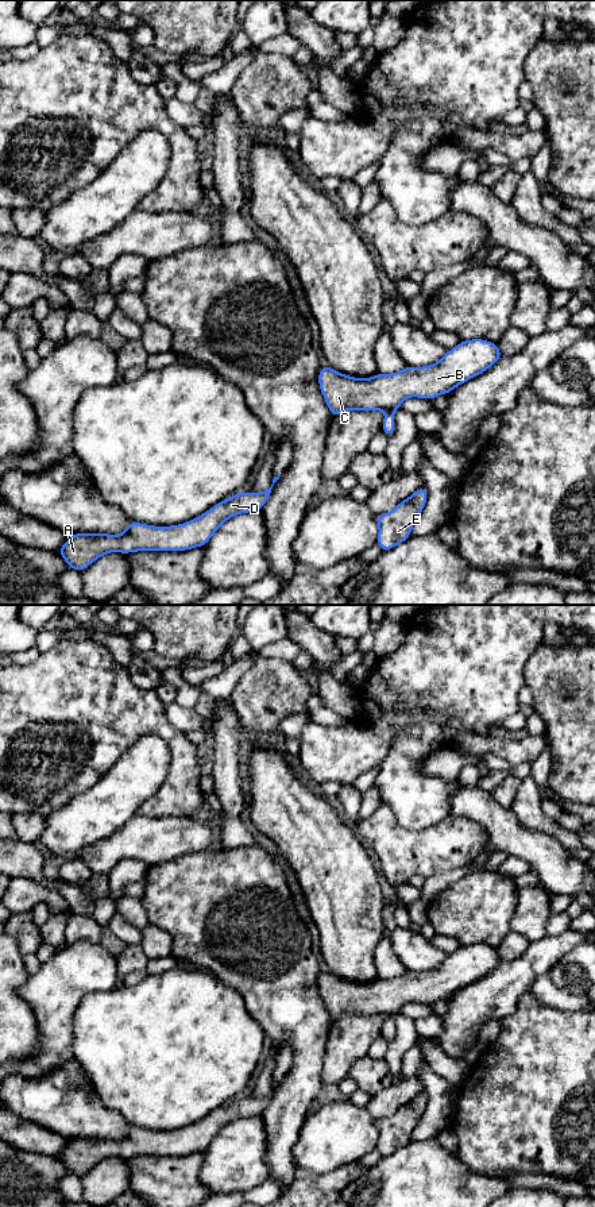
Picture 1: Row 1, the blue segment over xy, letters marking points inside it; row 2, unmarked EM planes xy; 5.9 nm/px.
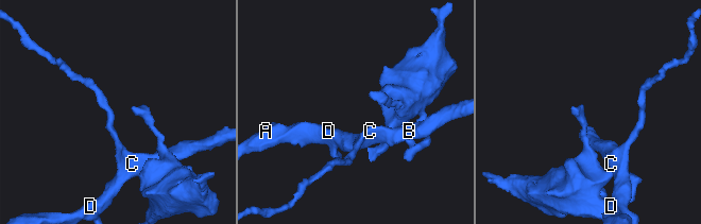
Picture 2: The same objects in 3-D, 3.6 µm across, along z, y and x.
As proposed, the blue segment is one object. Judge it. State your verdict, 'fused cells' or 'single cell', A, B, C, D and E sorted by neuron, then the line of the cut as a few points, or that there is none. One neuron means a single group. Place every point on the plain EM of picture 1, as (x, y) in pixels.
fused cells | A B C D / E | xy (387, 1017), (391, 1018)

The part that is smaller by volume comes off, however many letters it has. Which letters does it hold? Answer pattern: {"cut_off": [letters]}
{"cut_off": ["E"]}

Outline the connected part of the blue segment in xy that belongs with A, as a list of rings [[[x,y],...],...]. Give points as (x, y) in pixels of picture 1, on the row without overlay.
[[[274,1081],[273,1090],[264,1096],[235,1098],[197,1123],[183,1129],[154,1131],[130,1126],[120,1139],[73,1138],[57,1156],[66,1165],[69,1173],[82,1177],[94,1165],[109,1157],[188,1156],[196,1152],[205,1152],[228,1123],[262,1115],[279,1081]]]

